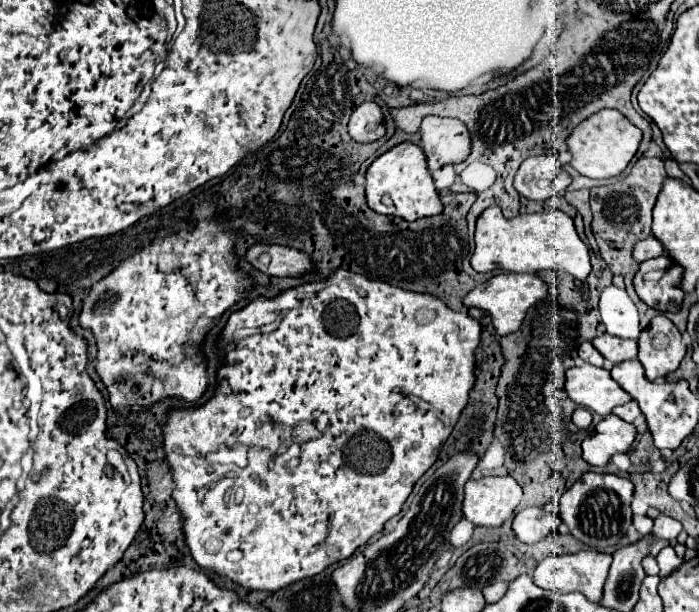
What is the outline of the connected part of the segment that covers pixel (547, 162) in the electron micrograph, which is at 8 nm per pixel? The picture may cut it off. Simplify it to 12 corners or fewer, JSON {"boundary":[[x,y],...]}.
{"boundary":[[549,154],[527,158],[515,190],[527,200],[563,192],[571,176]]}

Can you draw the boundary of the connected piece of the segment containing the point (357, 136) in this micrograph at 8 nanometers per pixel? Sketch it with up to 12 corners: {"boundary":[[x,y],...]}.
{"boundary":[[363,102],[349,120],[357,142],[385,136],[379,104]]}

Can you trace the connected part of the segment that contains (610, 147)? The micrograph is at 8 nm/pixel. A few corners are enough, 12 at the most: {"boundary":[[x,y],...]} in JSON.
{"boundary":[[599,110],[567,138],[571,166],[617,176],[641,130],[619,110]]}

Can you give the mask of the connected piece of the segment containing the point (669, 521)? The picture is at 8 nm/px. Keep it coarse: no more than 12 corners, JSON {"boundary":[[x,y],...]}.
{"boundary":[[659,514],[653,538],[671,541],[681,532],[681,522]]}

